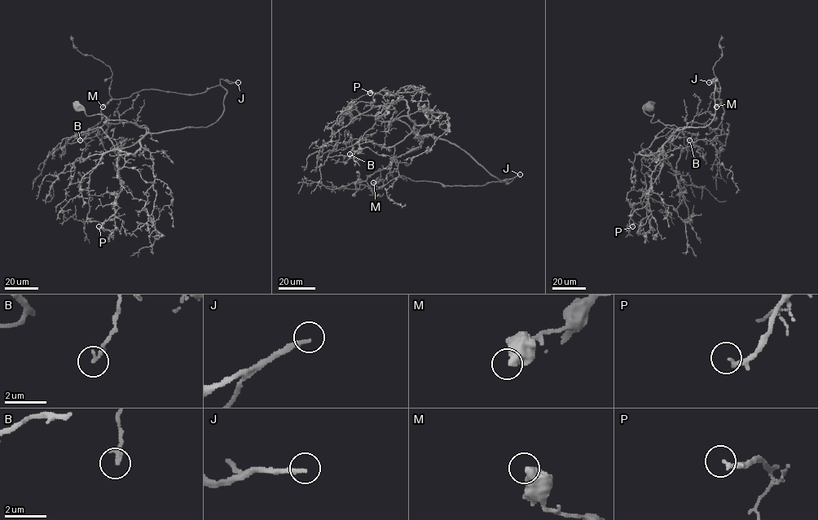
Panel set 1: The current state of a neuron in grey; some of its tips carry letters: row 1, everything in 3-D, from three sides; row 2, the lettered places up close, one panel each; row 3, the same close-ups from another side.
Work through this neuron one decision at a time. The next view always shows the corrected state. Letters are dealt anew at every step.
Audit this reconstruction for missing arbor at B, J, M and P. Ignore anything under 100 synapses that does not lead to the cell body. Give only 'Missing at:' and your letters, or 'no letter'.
Missing at: J

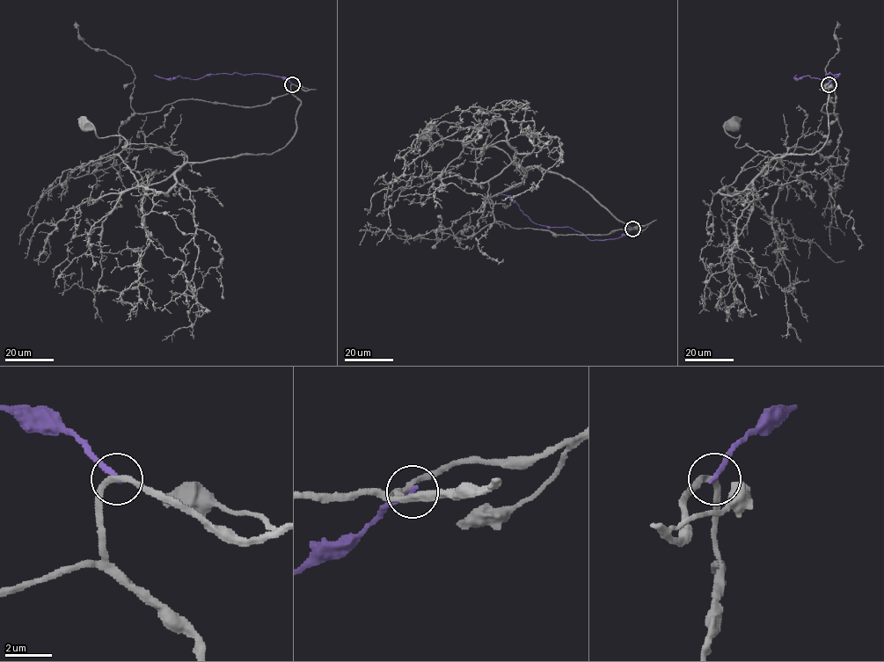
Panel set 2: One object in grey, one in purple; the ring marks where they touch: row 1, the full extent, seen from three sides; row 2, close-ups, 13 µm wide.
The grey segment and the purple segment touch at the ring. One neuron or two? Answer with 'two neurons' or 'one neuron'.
two neurons

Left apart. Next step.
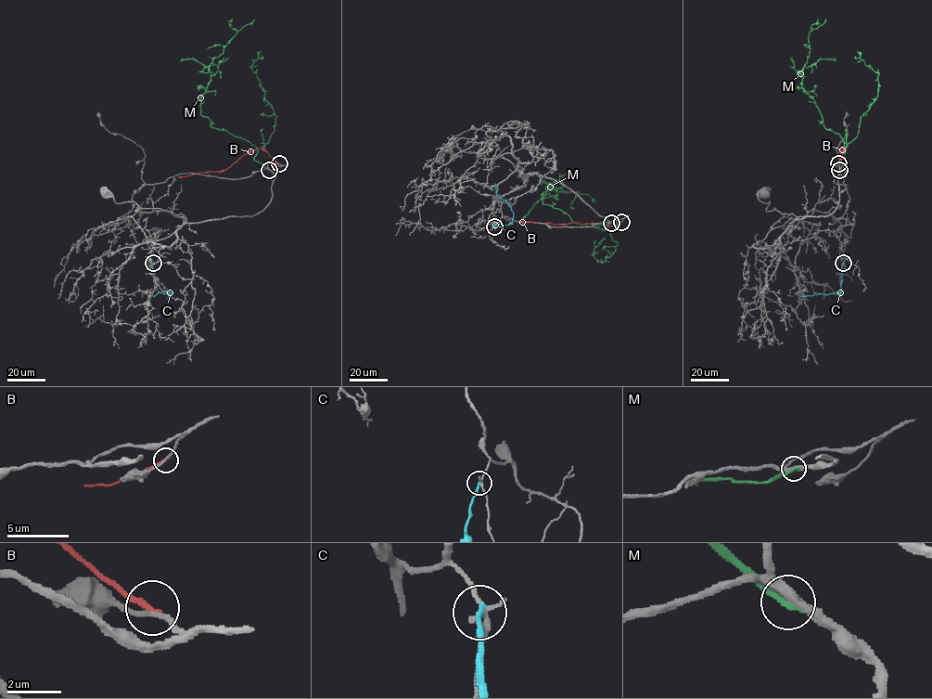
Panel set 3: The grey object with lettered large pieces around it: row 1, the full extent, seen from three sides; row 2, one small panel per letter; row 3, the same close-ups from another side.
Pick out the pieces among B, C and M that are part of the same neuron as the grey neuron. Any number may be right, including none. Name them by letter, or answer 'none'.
none

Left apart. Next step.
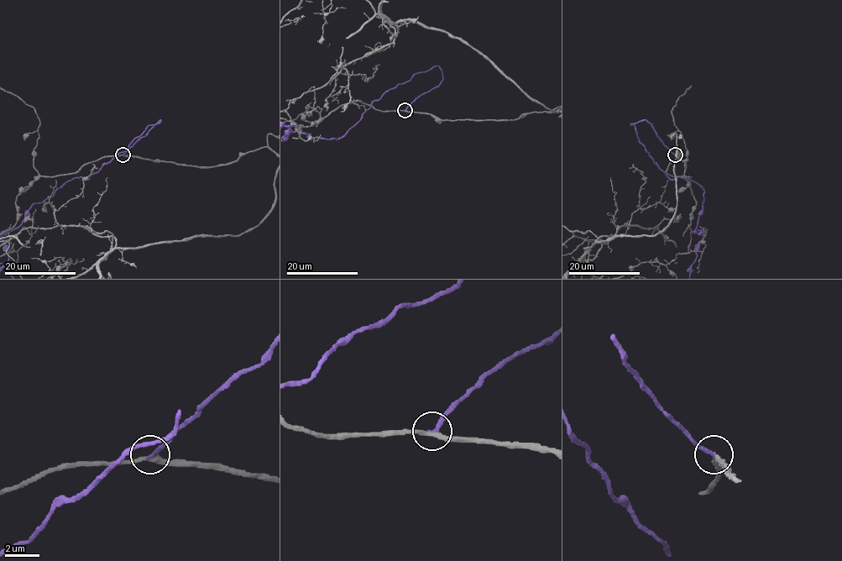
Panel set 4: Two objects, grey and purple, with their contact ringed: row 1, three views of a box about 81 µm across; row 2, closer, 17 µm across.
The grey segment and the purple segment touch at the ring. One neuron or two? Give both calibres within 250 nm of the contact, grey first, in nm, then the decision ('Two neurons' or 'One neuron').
Thickness 260 nm (grey) against 260 nm. One neuron

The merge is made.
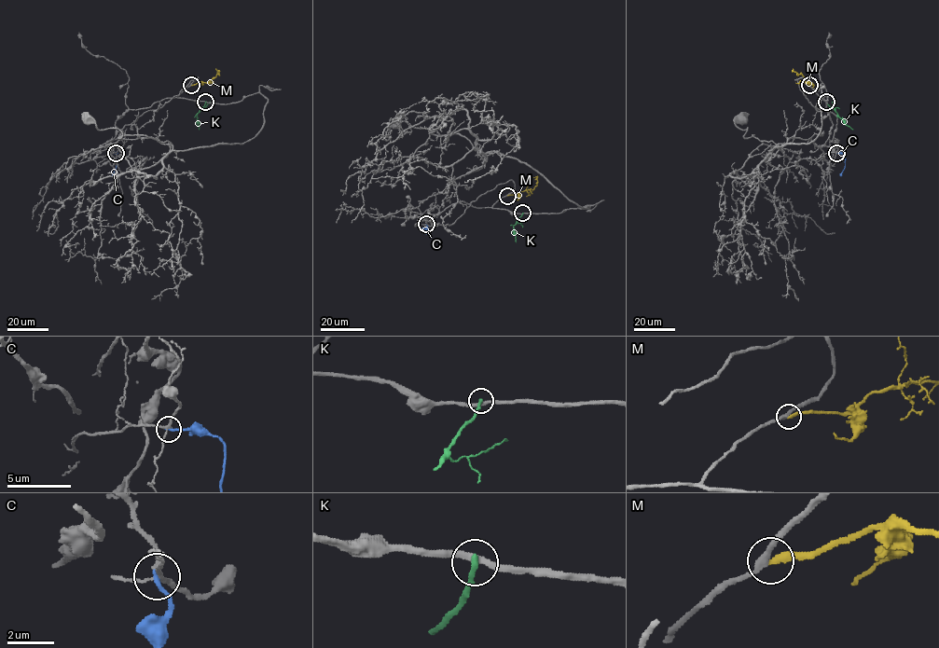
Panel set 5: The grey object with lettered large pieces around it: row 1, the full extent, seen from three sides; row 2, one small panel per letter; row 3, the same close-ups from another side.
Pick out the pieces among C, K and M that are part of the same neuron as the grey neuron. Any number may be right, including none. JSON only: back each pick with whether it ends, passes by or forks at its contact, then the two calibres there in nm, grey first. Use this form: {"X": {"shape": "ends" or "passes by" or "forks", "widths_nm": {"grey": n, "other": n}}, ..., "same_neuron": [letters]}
{"same_neuron": []}

